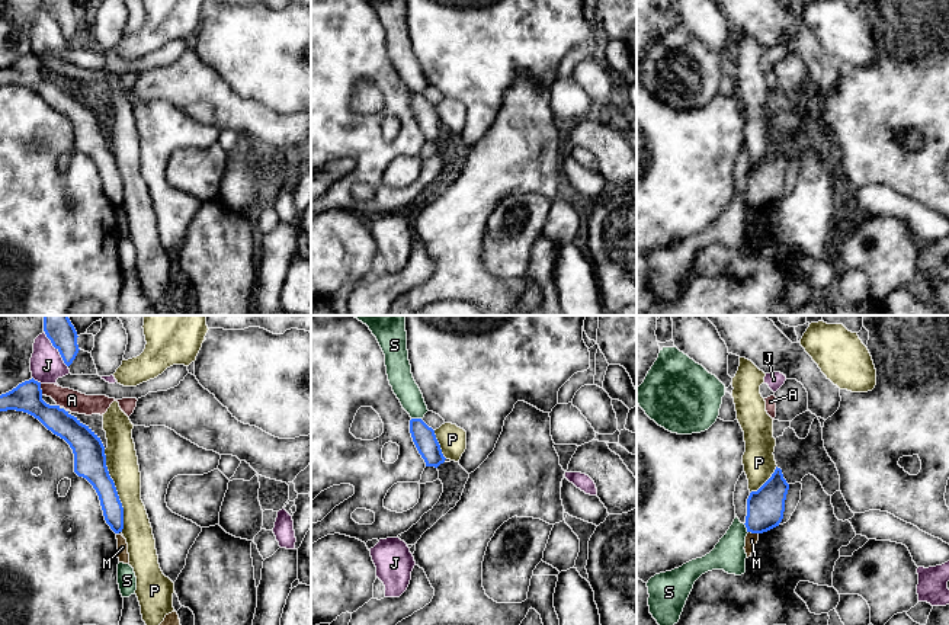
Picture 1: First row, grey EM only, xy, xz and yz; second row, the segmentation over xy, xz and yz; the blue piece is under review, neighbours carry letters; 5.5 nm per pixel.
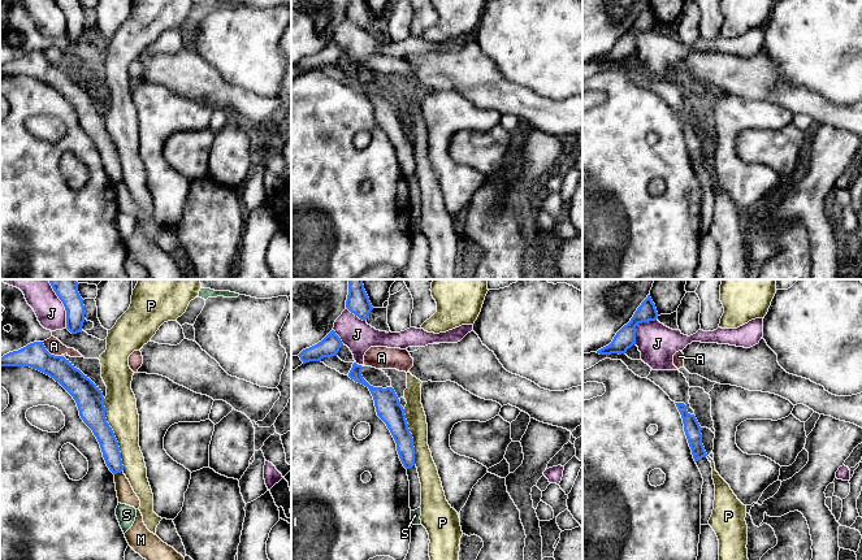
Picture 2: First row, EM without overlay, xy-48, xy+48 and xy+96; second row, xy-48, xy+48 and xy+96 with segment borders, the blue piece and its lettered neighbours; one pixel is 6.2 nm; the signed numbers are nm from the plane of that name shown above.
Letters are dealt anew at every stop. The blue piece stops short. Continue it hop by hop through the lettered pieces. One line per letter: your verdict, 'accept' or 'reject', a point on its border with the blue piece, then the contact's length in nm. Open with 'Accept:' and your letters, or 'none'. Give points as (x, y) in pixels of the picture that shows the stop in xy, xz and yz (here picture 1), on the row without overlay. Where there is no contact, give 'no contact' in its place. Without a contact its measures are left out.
Accept: none
A: reject; contact xy (41, 64); length 70 nm
J: reject; contact xy (55, 22); length 240 nm
M: reject; contact yz (753, 207); length 60 nm
P: reject; contact xy (115, 164); length 460 nm
S: reject; contact xz (416, 93); length 60 nm

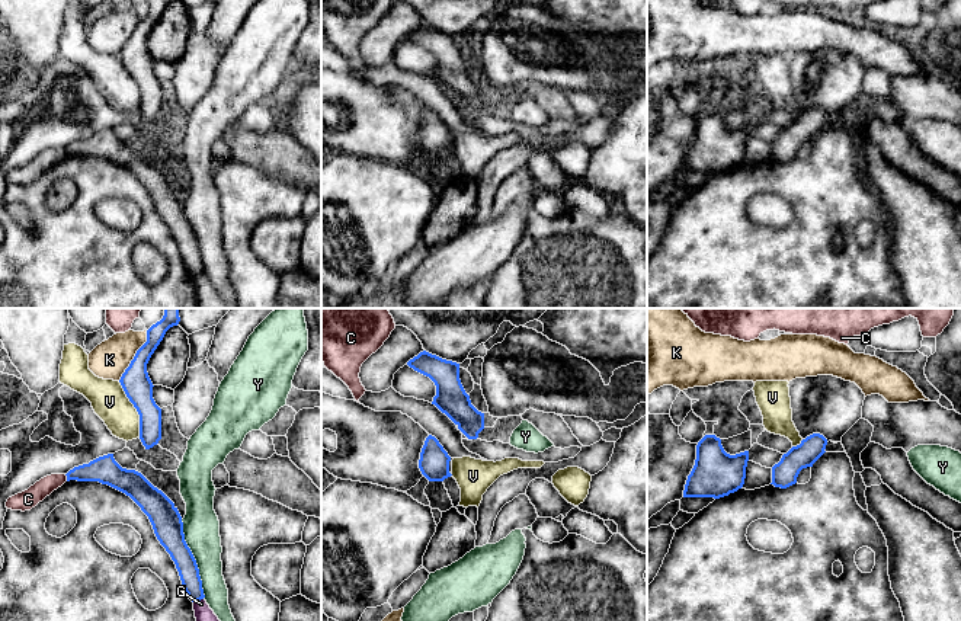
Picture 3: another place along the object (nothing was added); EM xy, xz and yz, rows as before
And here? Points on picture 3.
Accept: C
C: accept; contact xy (67, 151); length 40 nm
G: reject; contact xy (198, 274); length 60 nm
K: reject; contact xy (135, 29); length 320 nm
V: reject; contact xy (135, 82); length 340 nm
Y: reject; contact xy (194, 233); length 460 nm

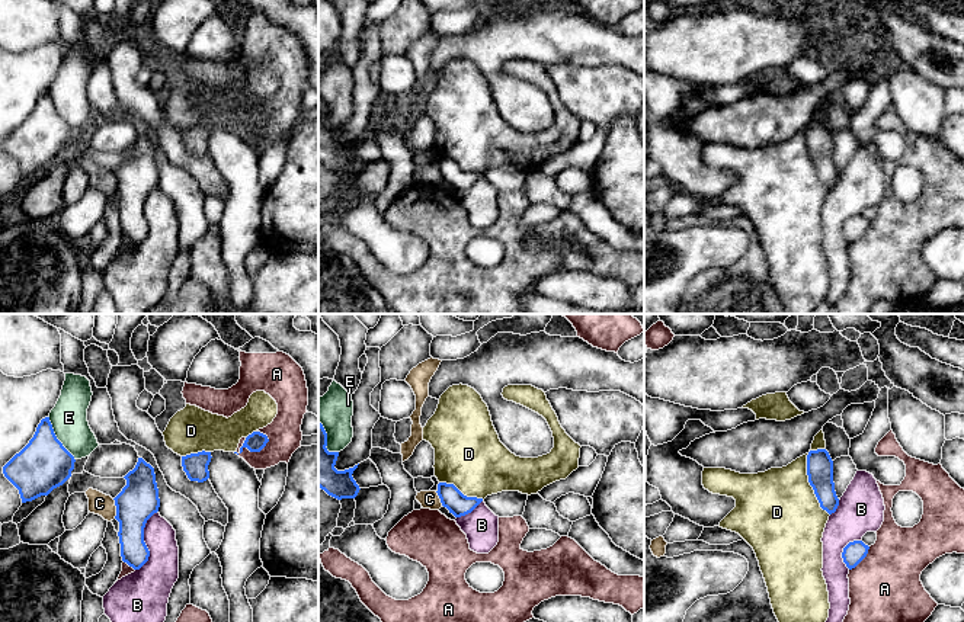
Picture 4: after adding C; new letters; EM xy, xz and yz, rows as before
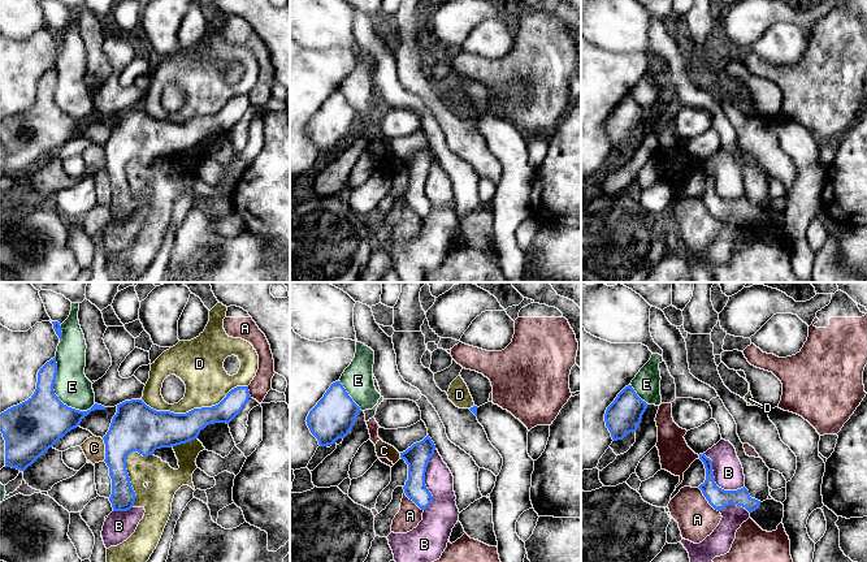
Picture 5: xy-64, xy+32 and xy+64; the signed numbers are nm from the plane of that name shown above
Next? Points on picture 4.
Accept: A
A: accept; contact xy (253, 125); length 200 nm
B: reject; contact xy (143, 215); length 360 nm
C: reject; contact xy (117, 183); length 110 nm
D: reject; contact yz (810, 159); length 360 nm
E: reject; contact xy (55, 112); length 280 nm

